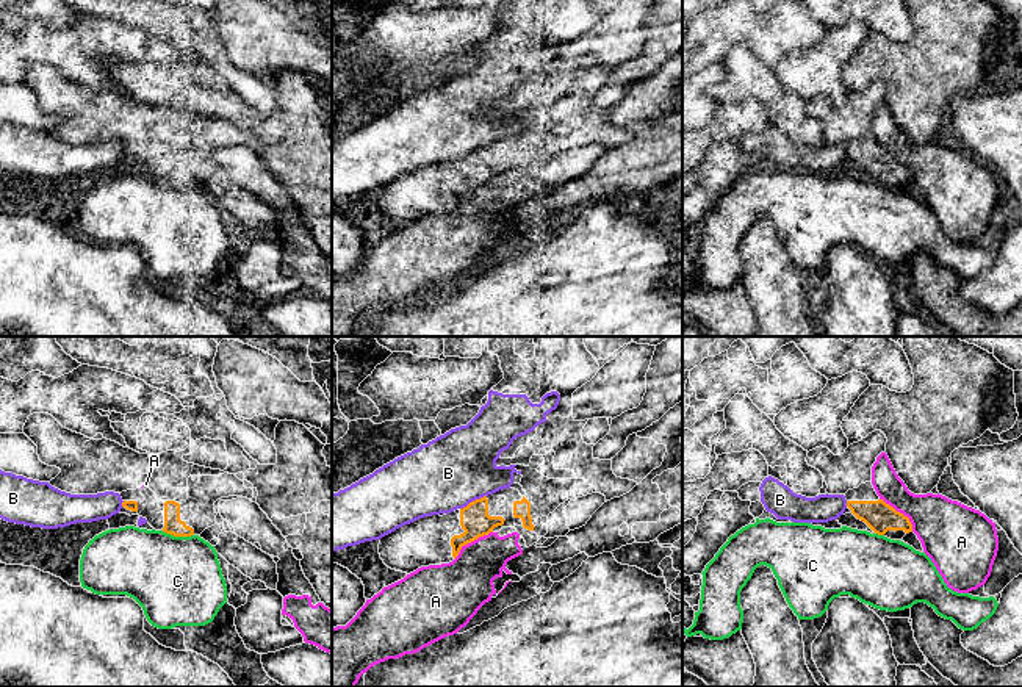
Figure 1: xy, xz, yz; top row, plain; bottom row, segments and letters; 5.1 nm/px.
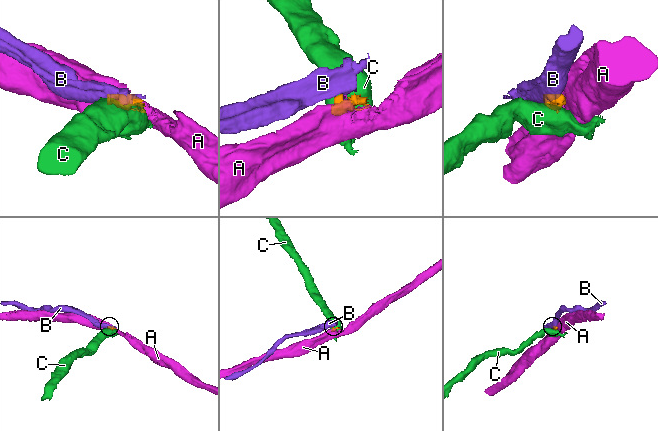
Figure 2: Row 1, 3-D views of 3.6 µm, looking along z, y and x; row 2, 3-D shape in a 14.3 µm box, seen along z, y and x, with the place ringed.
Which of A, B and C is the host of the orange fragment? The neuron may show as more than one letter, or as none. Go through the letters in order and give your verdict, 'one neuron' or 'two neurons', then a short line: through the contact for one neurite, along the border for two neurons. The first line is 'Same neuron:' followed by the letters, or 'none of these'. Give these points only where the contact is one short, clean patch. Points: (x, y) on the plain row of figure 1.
Same neuron: none of these
A: two neurons
B: two neurons; line xz (485, 144), (460, 158)
C: two neurons

